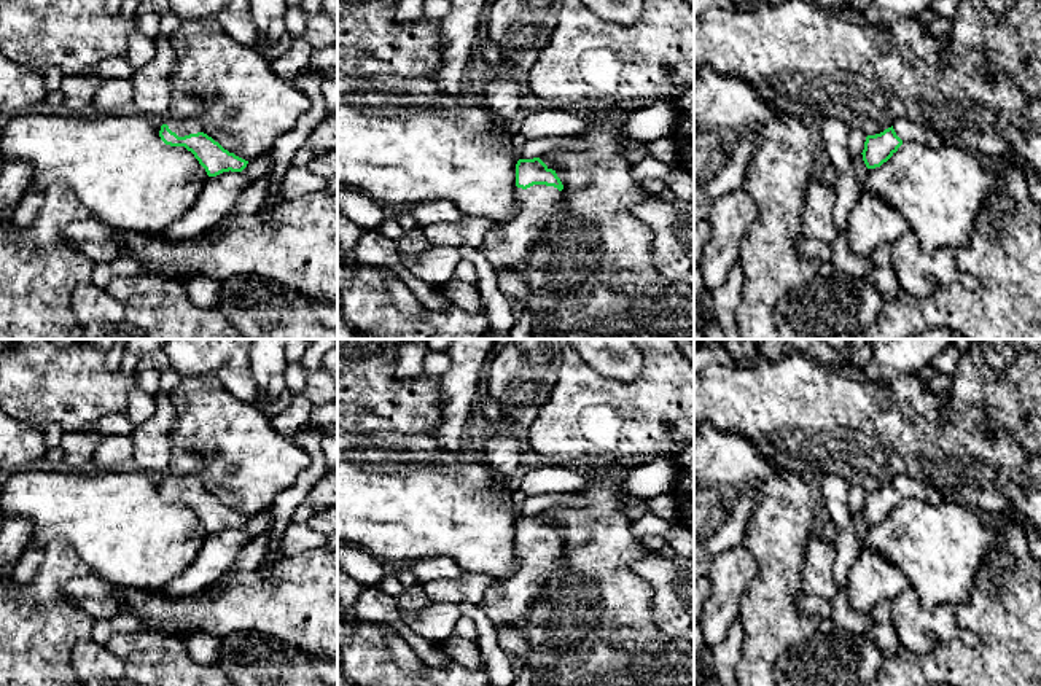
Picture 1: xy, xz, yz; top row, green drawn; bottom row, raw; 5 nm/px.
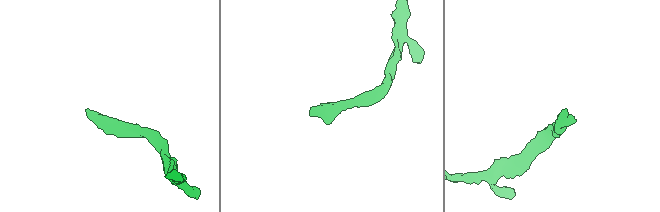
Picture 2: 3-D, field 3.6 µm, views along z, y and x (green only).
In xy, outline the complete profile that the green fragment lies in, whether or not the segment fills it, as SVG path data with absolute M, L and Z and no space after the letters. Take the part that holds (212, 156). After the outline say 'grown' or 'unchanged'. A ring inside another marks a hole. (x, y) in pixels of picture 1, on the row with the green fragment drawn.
M164 119L158 123L159 137L166 145L185 146L194 154L209 177L223 172L242 172L248 161L224 150L218 142L202 132L199 123L193 119Z; grown

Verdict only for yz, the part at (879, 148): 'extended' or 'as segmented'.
extended

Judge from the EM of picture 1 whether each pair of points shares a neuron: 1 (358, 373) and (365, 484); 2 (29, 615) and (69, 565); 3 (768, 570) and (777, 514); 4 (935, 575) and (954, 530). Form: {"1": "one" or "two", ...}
{"1": "two", "2": "one", "3": "one", "4": "one"}

